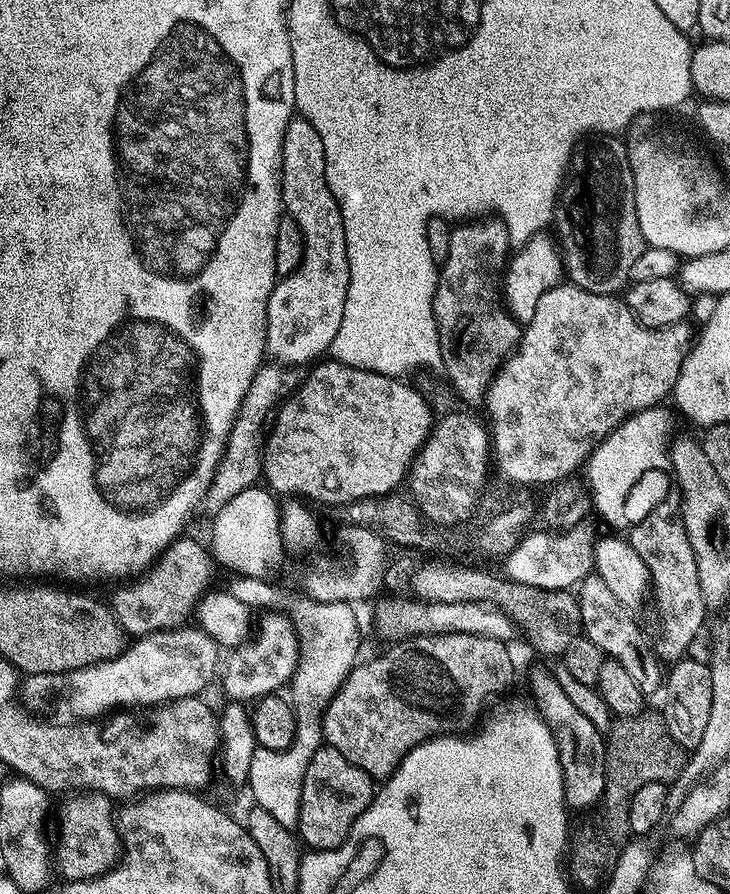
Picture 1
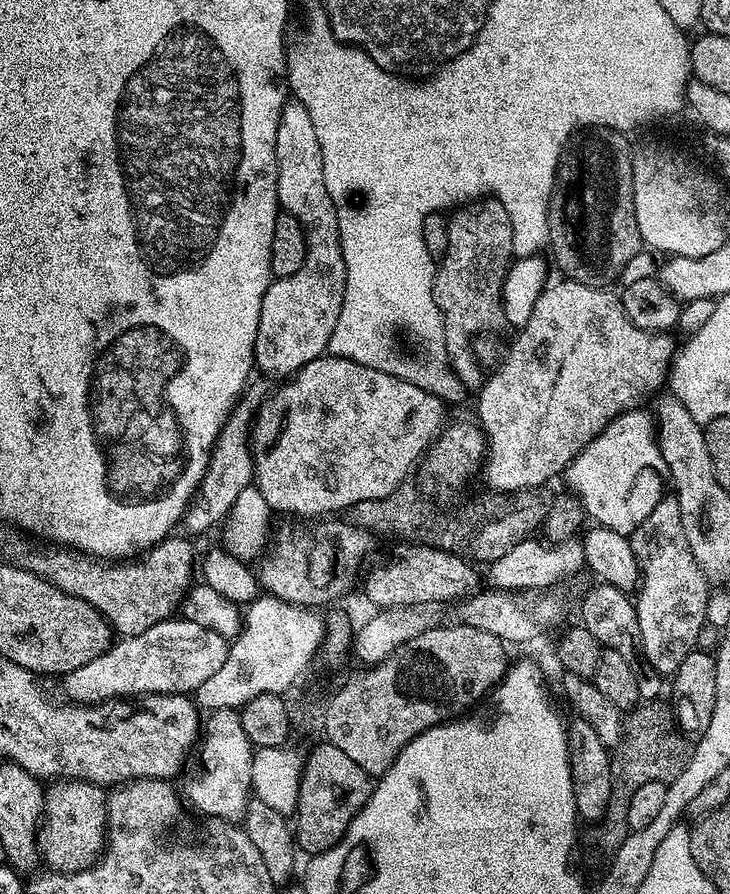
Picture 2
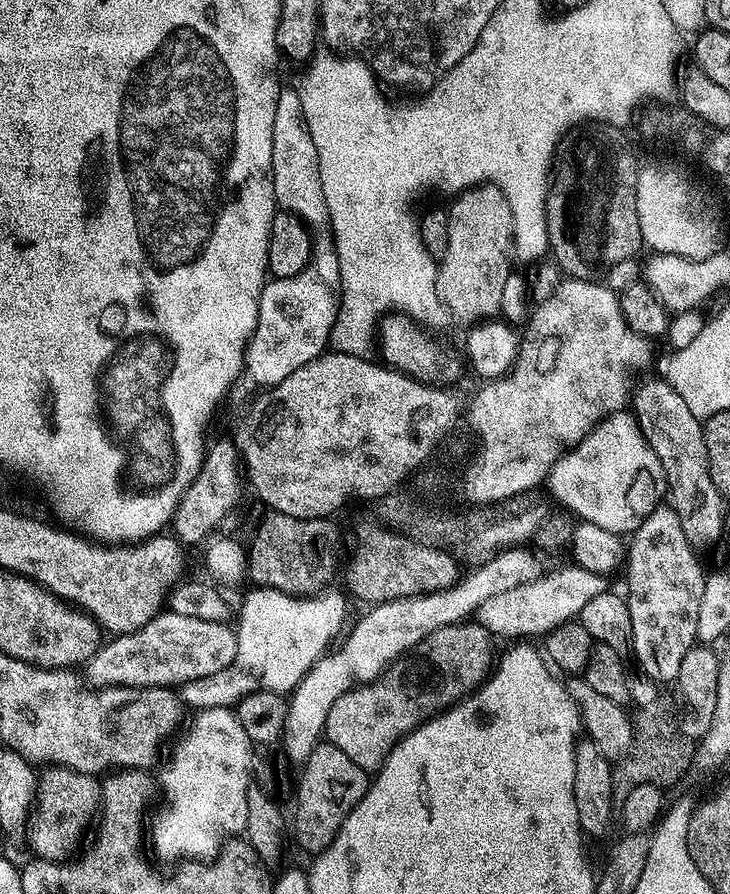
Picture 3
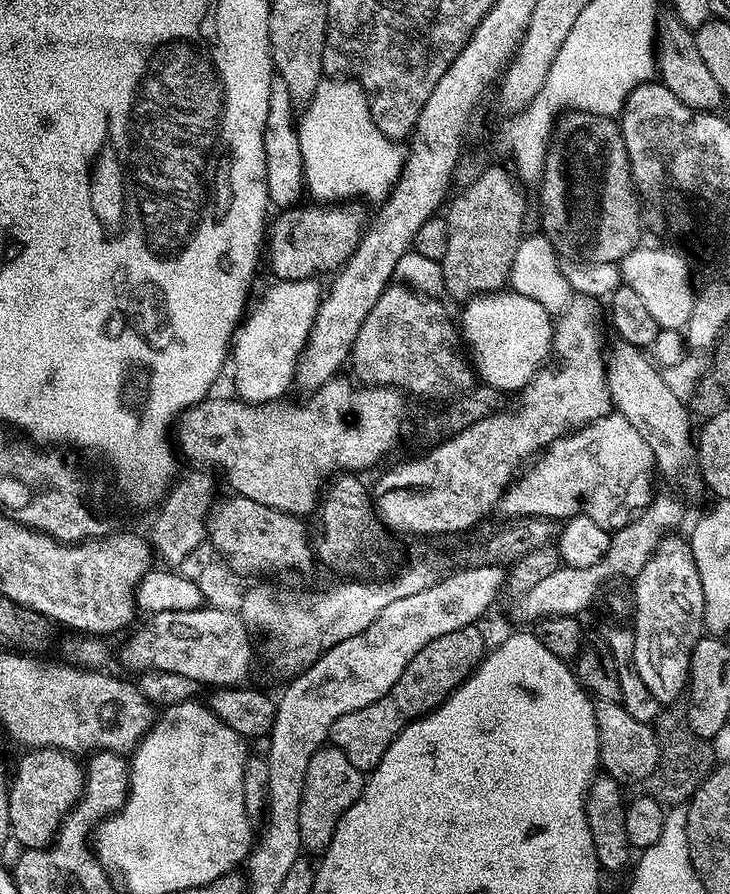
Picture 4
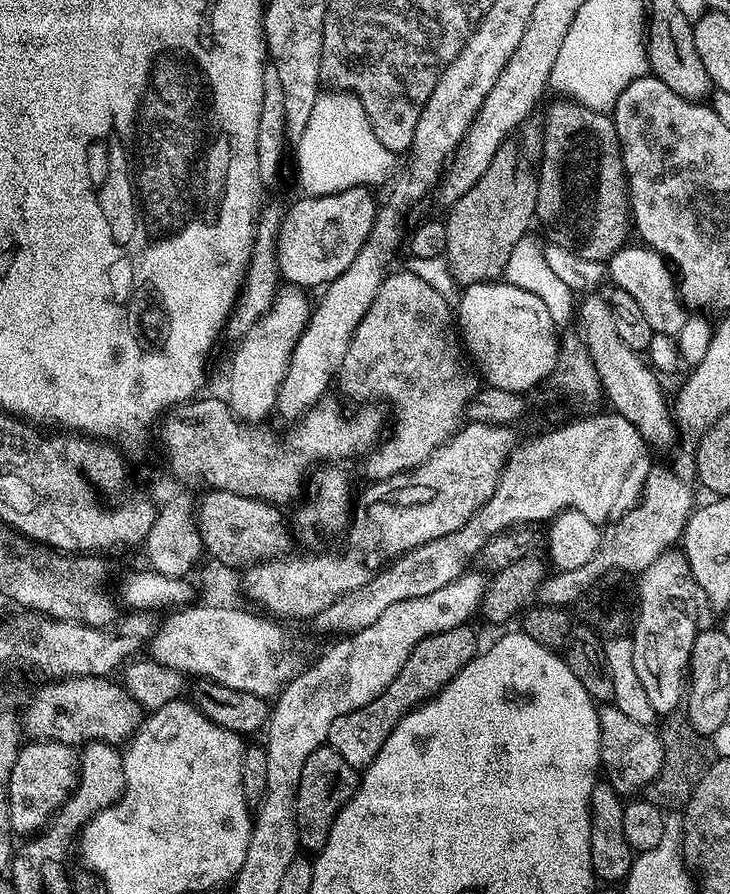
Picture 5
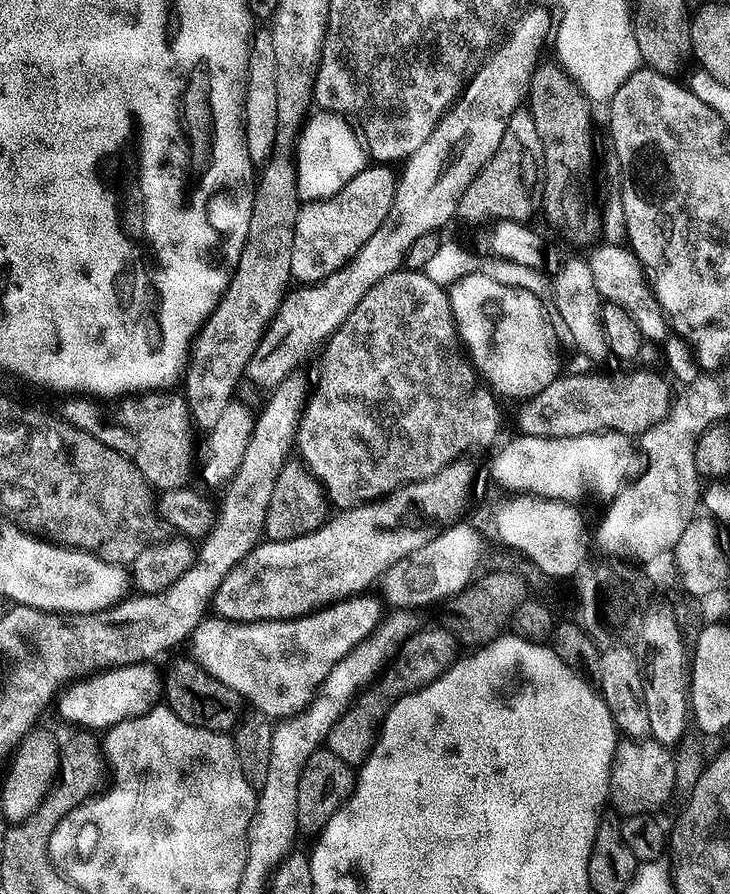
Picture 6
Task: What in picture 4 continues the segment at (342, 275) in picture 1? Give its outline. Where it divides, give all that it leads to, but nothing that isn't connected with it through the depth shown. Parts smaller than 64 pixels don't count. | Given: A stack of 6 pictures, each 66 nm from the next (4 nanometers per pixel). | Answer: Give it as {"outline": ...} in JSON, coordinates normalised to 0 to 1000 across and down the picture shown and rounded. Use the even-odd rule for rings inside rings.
{"outline":[[[374,84],[370,92],[370,121],[364,123],[362,168],[368,225],[377,232],[379,228],[379,234],[384,235],[410,229],[411,218],[414,220],[418,218],[419,207],[408,147],[408,125],[397,110],[397,101],[392,101],[392,92],[386,92],[386,87],[381,84]],[[378,313],[362,329],[362,337],[330,361],[315,389],[316,406],[323,406],[323,438],[333,451],[359,453],[385,446],[389,437],[401,433],[405,423],[405,405],[416,394],[430,365],[430,356],[438,346],[441,322],[426,313]]]}

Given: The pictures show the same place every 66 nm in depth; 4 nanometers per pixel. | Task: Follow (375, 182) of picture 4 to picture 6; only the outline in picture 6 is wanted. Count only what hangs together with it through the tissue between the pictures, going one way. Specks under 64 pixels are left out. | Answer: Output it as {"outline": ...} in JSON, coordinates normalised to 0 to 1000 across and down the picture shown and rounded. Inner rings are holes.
{"outline":[[[433,123],[423,129],[405,162],[405,198],[412,220],[456,219],[505,182],[507,176],[497,155],[489,144],[475,136],[464,125]]]}

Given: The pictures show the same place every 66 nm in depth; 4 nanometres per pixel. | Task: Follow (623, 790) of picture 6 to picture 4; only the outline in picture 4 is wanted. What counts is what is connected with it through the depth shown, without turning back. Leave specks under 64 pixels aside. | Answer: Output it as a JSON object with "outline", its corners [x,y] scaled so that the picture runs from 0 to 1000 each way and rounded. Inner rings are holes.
{"outline":[[[816,783],[816,811],[819,812],[819,834],[822,836],[821,858],[832,867],[840,868],[851,879],[871,877],[875,872],[892,869],[904,857],[904,831],[899,828],[899,821],[893,810],[874,808],[874,803],[867,803],[864,799],[858,799],[858,794],[842,783]]]}

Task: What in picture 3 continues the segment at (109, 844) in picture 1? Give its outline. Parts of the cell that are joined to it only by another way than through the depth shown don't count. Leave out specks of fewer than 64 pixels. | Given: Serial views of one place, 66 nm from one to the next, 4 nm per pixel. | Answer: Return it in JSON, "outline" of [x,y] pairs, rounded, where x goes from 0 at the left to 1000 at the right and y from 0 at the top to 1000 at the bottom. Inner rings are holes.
{"outline":[[[66,857],[53,865],[49,874],[47,903],[41,908],[41,916],[36,925],[36,941],[44,947],[42,956],[56,962],[92,963],[100,956],[104,943],[115,931],[121,921],[127,921],[137,902],[138,874],[125,864],[108,864],[81,857]]]}

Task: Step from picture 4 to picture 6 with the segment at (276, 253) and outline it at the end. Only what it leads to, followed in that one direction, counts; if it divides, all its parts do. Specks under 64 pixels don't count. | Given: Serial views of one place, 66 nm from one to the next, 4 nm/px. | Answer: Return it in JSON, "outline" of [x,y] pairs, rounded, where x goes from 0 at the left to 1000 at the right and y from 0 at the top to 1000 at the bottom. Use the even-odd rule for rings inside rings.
{"outline":[[[500,186],[468,213],[456,219],[427,221],[412,227],[403,253],[403,275],[397,280],[397,302],[401,314],[421,320],[444,313],[471,295],[478,295],[496,275],[532,244],[544,198],[532,186]]]}

